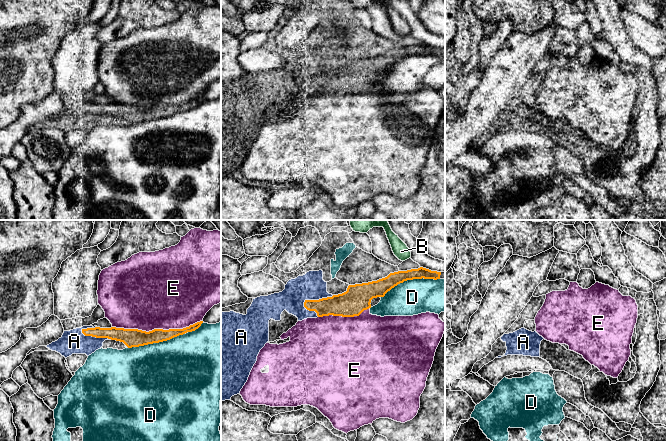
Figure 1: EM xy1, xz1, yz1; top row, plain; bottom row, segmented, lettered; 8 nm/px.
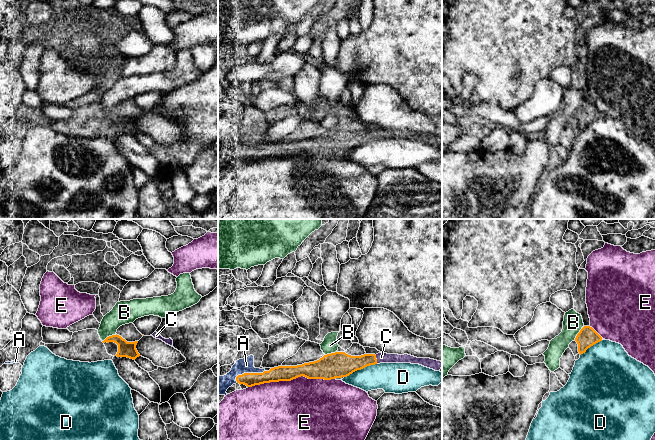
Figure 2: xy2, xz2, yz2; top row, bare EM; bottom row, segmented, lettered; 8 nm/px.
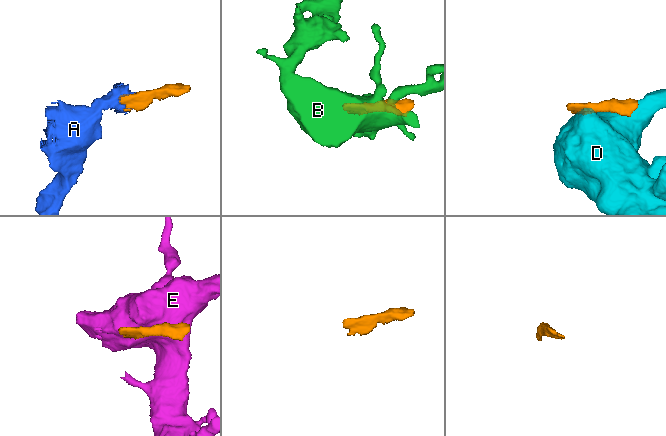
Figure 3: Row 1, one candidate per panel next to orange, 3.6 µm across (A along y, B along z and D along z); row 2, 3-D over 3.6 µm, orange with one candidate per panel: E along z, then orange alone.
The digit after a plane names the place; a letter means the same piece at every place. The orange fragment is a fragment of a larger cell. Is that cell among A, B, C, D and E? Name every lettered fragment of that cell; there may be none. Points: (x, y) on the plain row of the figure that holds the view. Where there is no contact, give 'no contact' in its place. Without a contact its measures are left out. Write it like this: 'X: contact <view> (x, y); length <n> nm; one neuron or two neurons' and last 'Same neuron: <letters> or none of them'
A: contact xz1 (316, 76); length 260 nm; one neuron
B: contact xy2 (109, 112); length 130 nm; two neurons
C: contact xz2 (376, 135); length 70 nm; one neuron
D: contact xz1 (409, 55); length 500 nm; two neurons
E: contact xy1 (157, 105); length 750 nm; two neurons
Same neuron: A, C

